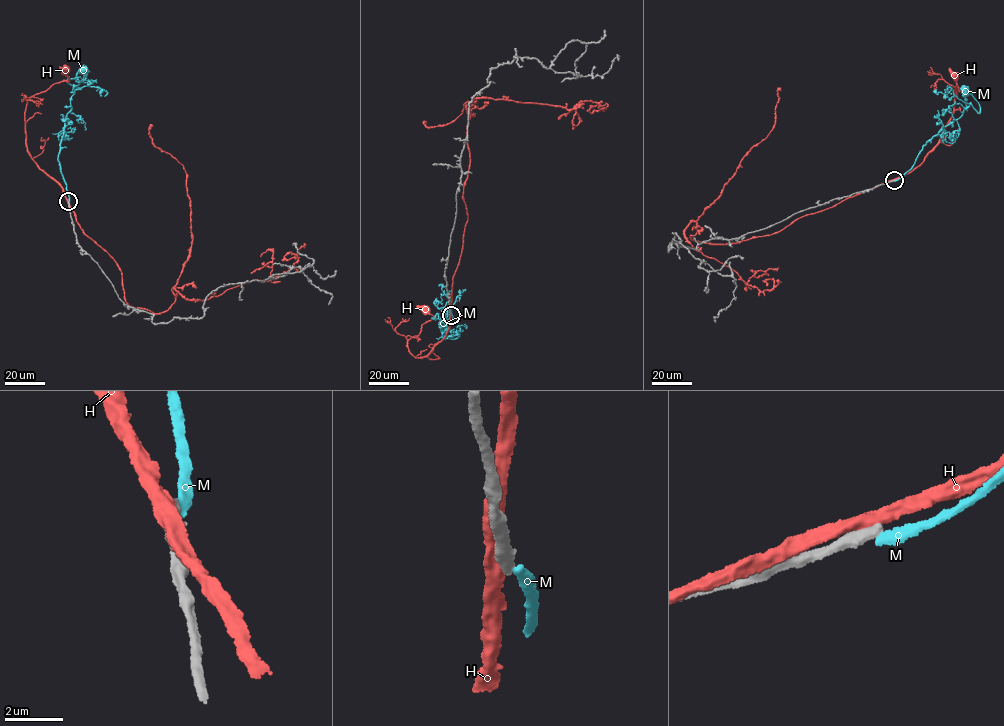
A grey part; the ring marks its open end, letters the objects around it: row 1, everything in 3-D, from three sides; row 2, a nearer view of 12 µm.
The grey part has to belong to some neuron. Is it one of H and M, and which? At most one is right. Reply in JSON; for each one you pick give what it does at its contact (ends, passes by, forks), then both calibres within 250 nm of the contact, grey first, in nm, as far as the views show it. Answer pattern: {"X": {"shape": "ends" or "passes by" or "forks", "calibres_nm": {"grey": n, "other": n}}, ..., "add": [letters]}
{"add": []}

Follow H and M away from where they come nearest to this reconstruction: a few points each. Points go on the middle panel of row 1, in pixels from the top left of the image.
H: (450, 314), (445, 337), (432, 352), (415, 357), (406, 346), (423, 324), (433, 319), (425, 310)
M: (451, 315), (449, 324), (439, 327), (460, 335), (453, 339), (440, 328), (447, 311)

